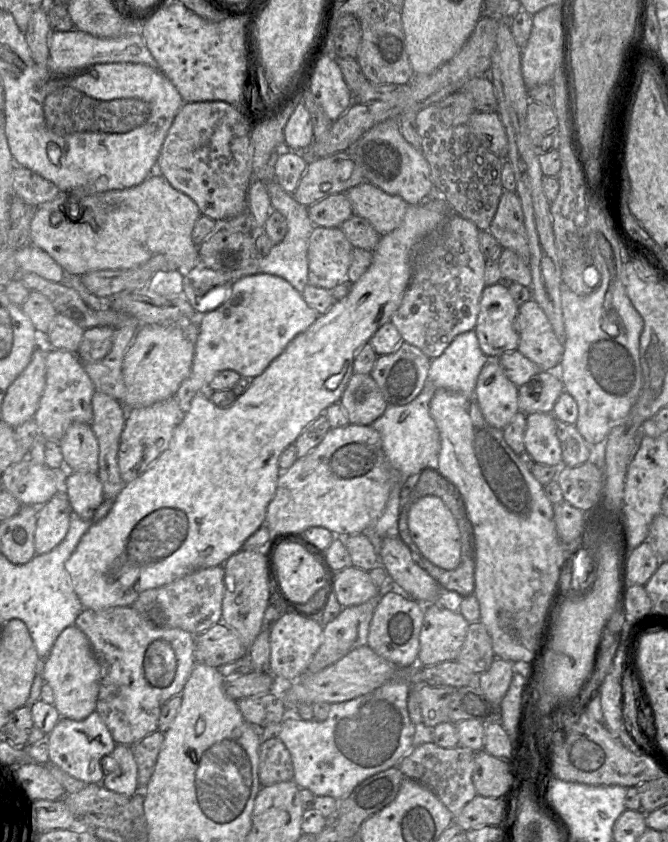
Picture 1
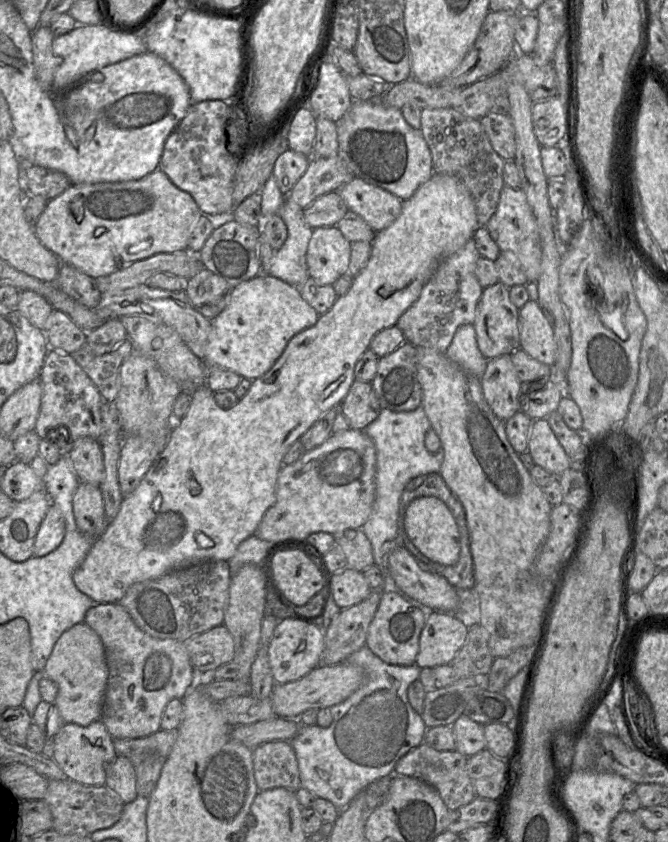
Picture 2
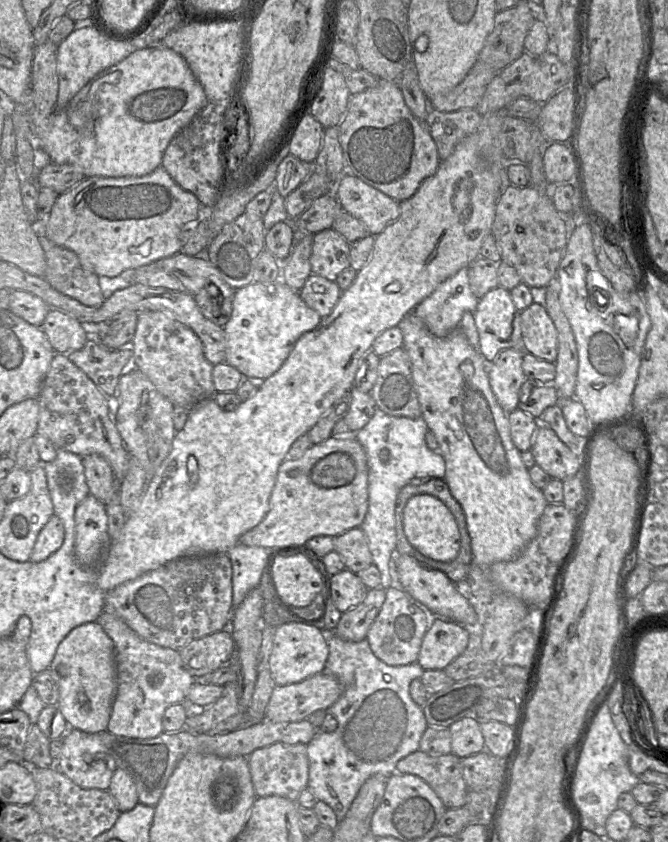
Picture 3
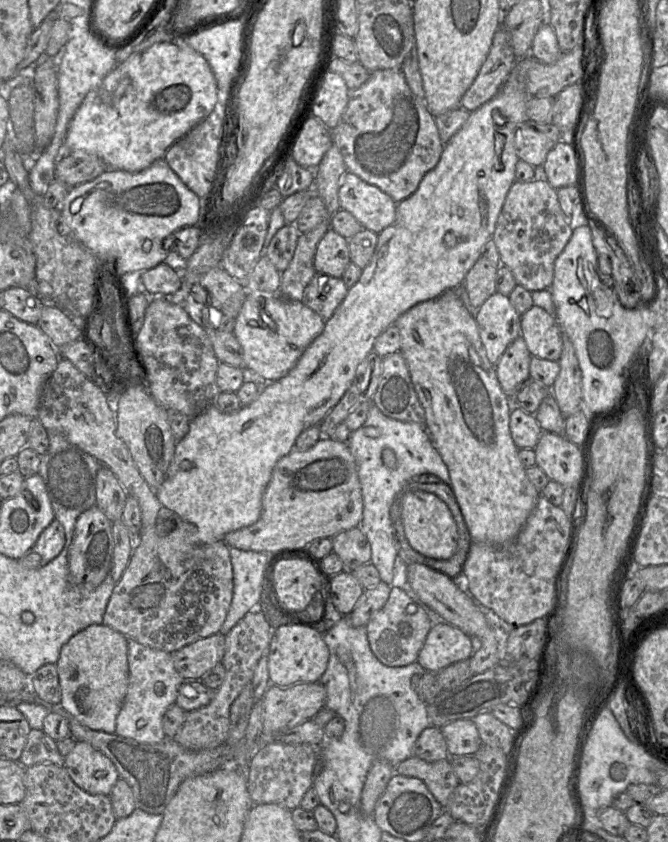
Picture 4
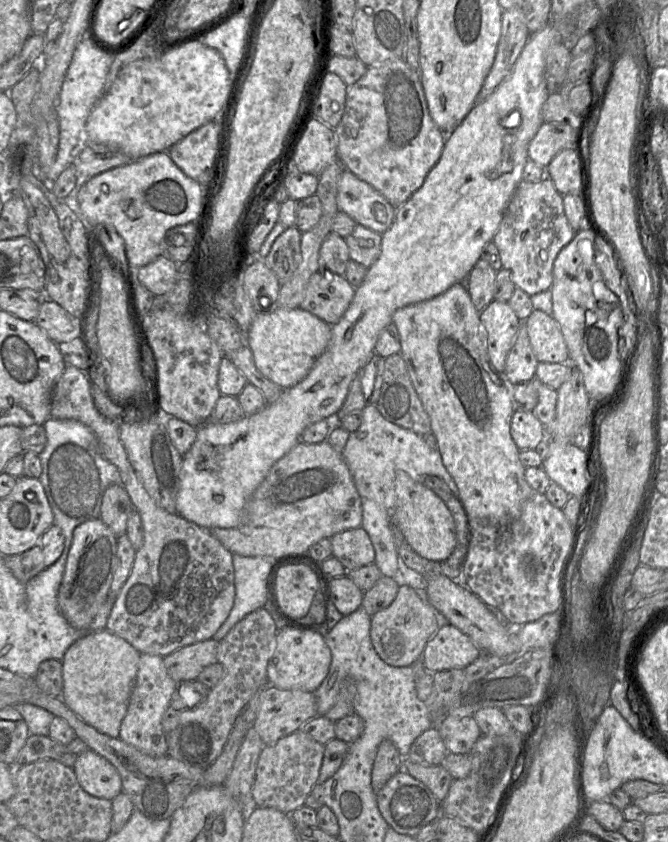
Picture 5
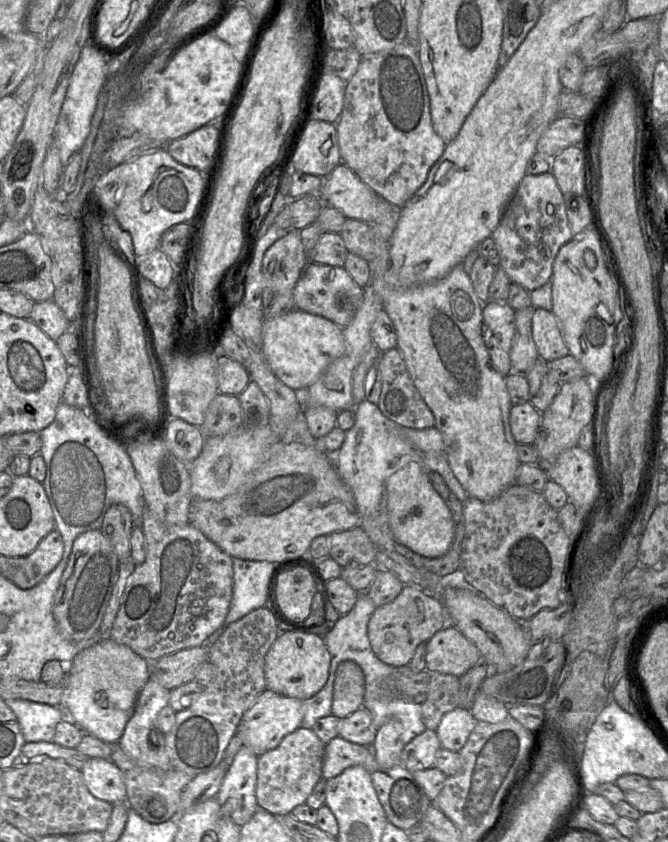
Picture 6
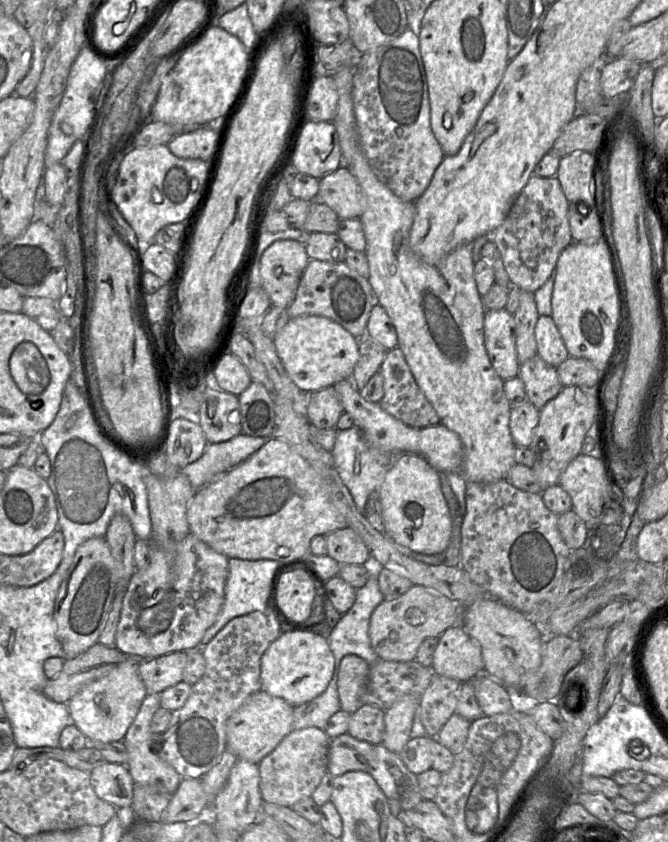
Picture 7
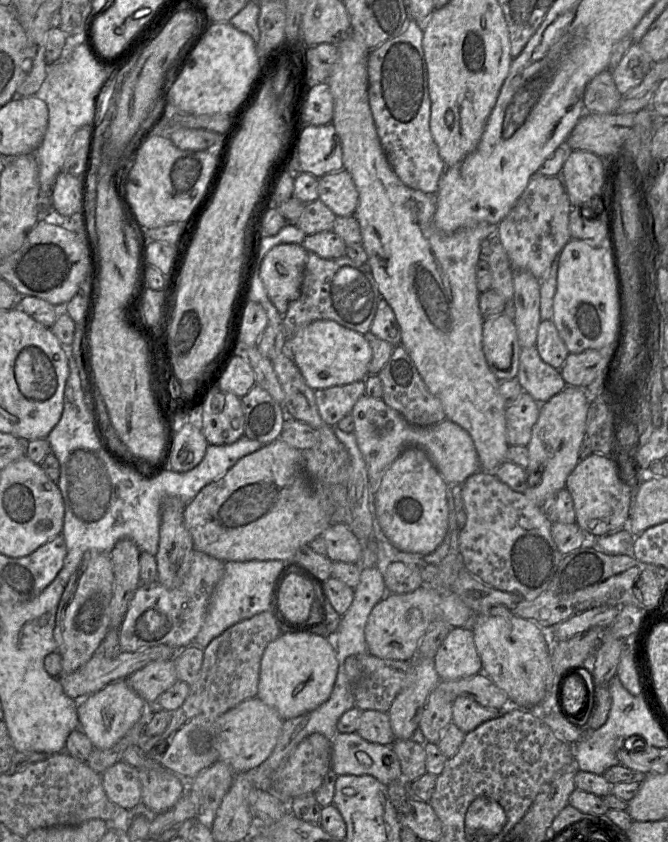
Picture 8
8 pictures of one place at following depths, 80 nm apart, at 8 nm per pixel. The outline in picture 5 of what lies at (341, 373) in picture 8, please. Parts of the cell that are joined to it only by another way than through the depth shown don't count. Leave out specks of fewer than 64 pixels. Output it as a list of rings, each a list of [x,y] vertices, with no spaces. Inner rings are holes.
[[[275,304],[270,310],[256,314],[245,334],[245,343],[259,372],[282,389],[288,389],[307,376],[325,351],[331,339],[331,327],[300,307],[286,309]]]

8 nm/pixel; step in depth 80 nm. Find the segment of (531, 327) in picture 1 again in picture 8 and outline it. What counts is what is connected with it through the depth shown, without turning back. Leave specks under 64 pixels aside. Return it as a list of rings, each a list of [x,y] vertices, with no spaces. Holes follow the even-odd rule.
[[[542,320],[538,327],[536,347],[541,359],[560,369],[570,353],[552,320]]]

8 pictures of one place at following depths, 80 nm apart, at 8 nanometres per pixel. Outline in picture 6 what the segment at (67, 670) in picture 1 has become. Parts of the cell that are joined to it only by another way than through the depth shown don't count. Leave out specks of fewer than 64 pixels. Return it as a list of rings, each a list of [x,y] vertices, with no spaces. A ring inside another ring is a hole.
[[[111,638],[101,639],[94,645],[80,651],[66,665],[66,687],[59,708],[63,710],[63,720],[75,723],[85,734],[90,734],[105,743],[117,743],[124,728],[134,713],[139,693],[150,678],[150,663],[124,644]]]

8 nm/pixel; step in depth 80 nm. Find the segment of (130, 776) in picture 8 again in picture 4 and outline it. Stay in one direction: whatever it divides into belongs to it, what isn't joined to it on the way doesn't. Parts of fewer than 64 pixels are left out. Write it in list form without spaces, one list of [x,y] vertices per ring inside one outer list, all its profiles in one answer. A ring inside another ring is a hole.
[[[77,741],[71,752],[64,757],[64,768],[73,782],[80,789],[90,794],[109,796],[113,786],[119,779],[118,771],[113,762],[85,741]]]

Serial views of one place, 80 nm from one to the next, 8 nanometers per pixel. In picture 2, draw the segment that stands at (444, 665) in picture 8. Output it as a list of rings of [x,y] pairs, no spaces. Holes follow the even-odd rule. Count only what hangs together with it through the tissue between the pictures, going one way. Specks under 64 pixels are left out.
[[[426,612],[415,664],[421,669],[451,664],[466,641],[468,629],[454,613]]]

